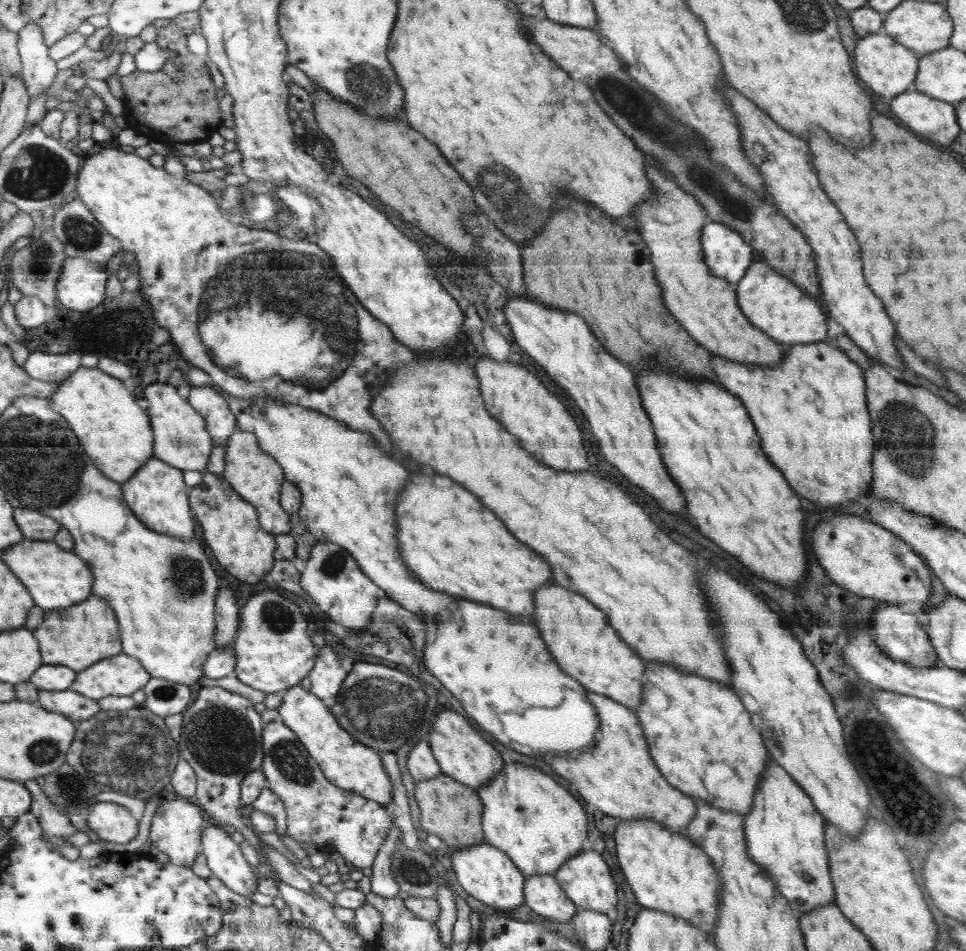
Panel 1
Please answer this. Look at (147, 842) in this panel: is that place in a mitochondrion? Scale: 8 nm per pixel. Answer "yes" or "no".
no

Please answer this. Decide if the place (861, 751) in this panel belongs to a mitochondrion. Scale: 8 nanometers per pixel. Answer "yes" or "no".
no

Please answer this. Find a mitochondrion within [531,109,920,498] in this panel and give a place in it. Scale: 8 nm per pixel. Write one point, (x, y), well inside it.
(686, 365)

